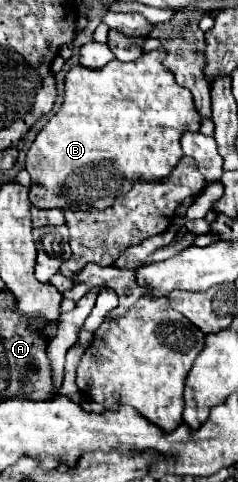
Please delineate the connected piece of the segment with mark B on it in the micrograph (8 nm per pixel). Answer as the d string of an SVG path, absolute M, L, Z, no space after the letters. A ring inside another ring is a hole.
M159 48L144 53L141 64L111 60L101 70L73 66L67 72L61 110L43 126L43 130L27 150L25 166L31 174L29 200L35 208L59 208L63 212L105 210L121 194L127 194L137 180L155 180L169 176L177 160L183 156L179 146L181 134L185 130L199 130L201 118L187 88L179 86L175 80L161 80L163 76L171 76L171 72L163 66L164 58L165 50Z

